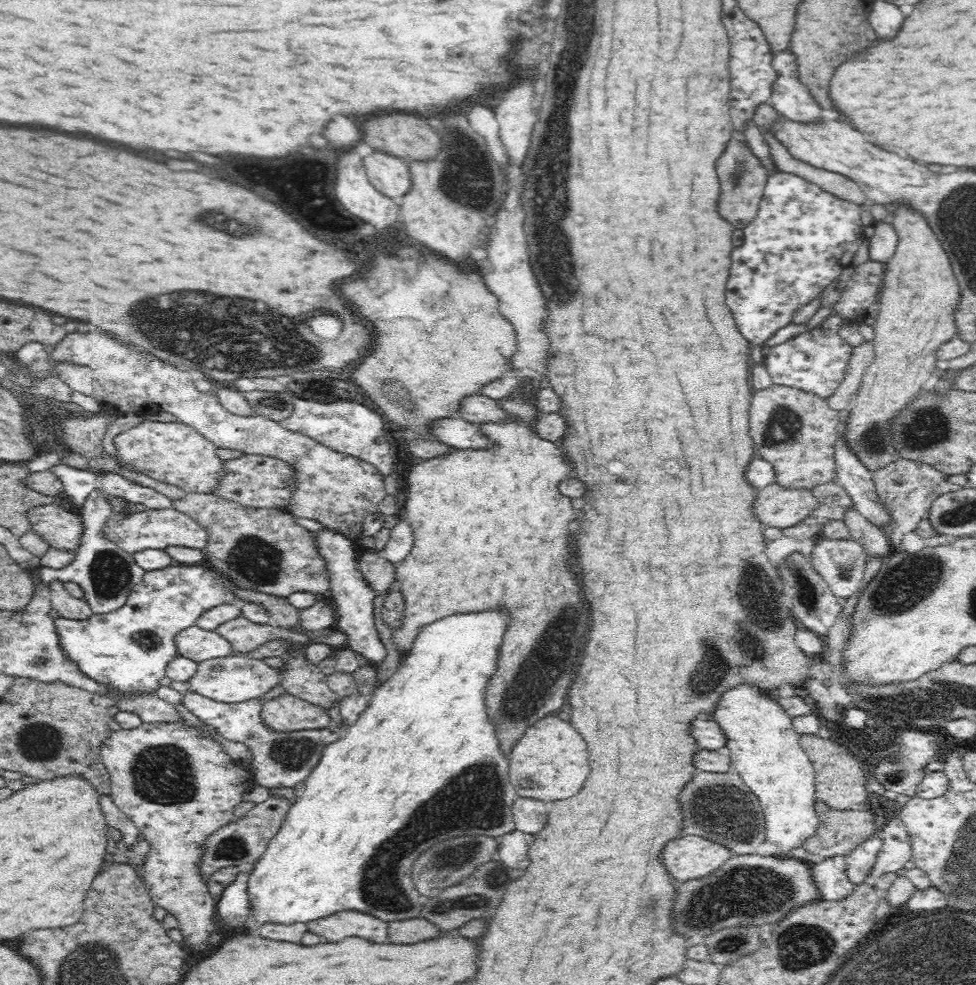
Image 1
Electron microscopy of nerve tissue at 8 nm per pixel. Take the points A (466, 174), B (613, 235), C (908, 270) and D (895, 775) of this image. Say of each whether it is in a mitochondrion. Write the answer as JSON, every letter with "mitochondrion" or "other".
{"A":"mitochondrion","B":"other","C":"other","D":"mitochondrion"}

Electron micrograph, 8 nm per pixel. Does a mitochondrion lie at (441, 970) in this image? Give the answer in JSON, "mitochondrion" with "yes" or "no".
{"mitochondrion":"no"}

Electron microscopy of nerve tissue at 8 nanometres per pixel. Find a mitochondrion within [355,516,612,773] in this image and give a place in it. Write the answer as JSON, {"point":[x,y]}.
{"point":[547,665]}

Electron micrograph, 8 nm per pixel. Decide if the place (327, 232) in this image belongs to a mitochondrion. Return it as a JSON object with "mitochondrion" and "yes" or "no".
{"mitochondrion":"no"}

